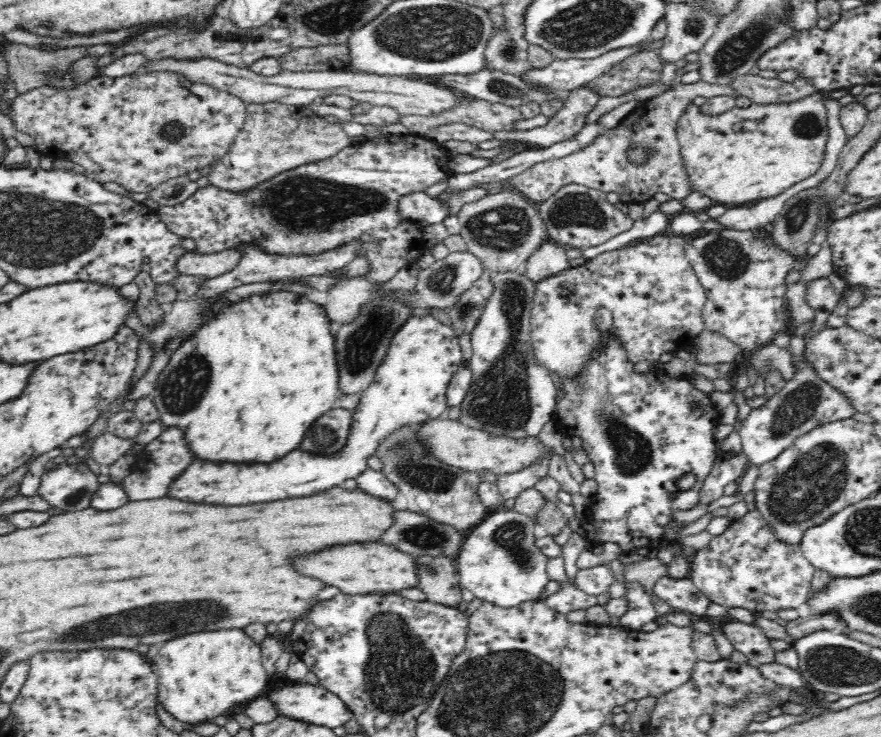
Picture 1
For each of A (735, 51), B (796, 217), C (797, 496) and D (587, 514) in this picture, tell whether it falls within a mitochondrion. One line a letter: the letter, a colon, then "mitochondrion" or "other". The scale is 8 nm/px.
A: mitochondrion
B: mitochondrion
C: mitochondrion
D: other

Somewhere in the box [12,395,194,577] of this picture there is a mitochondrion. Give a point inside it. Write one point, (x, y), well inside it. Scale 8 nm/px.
(80, 494)

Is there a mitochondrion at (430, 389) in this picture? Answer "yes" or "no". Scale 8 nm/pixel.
no

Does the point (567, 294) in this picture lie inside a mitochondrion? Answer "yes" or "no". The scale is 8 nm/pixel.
no

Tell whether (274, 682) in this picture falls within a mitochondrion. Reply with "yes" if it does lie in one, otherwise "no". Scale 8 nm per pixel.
no

